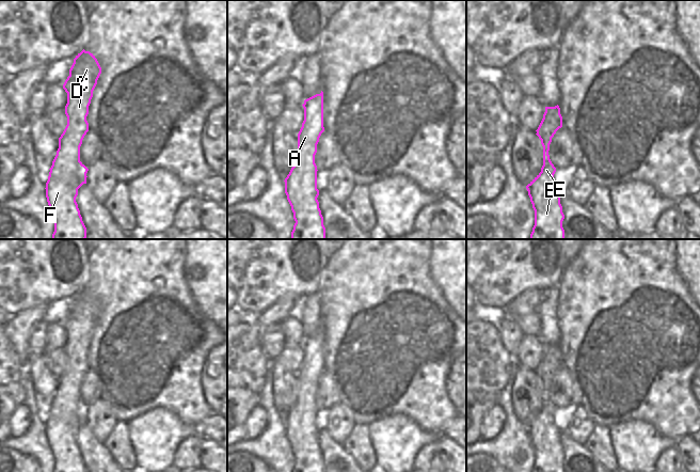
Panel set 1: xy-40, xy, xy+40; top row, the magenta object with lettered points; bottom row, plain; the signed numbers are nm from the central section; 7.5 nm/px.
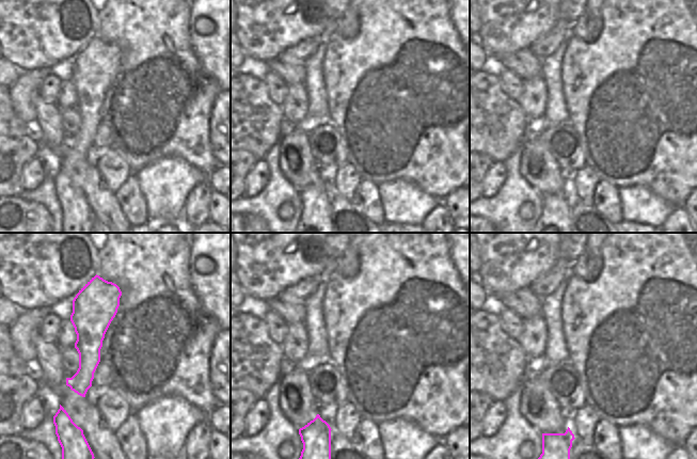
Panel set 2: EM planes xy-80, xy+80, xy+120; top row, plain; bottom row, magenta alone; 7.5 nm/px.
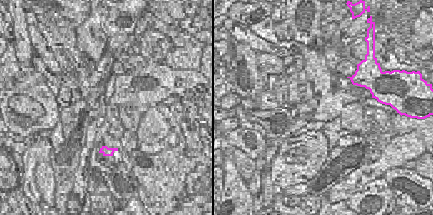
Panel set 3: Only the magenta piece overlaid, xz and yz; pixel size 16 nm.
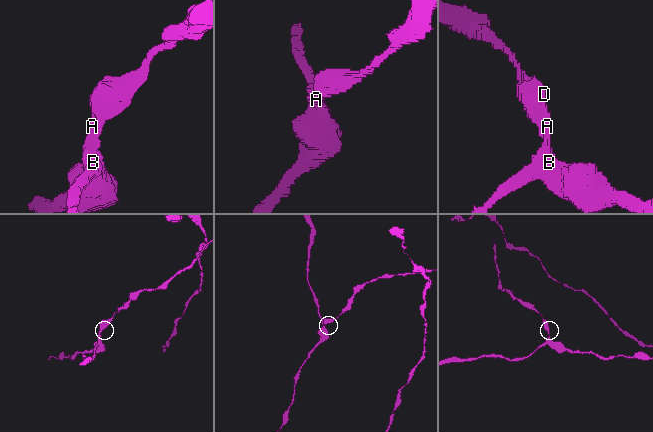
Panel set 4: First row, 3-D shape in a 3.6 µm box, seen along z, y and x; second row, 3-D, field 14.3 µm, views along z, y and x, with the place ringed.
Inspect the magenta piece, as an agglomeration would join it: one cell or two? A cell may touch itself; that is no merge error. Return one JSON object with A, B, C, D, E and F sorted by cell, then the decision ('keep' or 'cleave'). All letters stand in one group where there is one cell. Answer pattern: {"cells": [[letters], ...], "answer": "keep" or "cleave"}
{"cells": [["A", "B", "C", "D", "E", "F"]], "answer": "keep"}

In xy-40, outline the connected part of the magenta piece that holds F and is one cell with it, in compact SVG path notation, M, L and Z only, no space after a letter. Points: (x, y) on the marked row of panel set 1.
M83 49L74 59L63 84L67 93L67 125L59 138L59 148L45 188L54 219L52 239L86 238L86 227L76 202L78 189L86 184L89 171L80 161L80 146L89 131L89 106L100 74L101 67L95 56Z

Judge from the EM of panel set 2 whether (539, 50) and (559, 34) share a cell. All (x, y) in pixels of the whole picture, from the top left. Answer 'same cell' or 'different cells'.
same cell

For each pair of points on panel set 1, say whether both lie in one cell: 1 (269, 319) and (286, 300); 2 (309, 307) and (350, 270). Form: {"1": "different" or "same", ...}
{"1": "same", "2": "different"}

